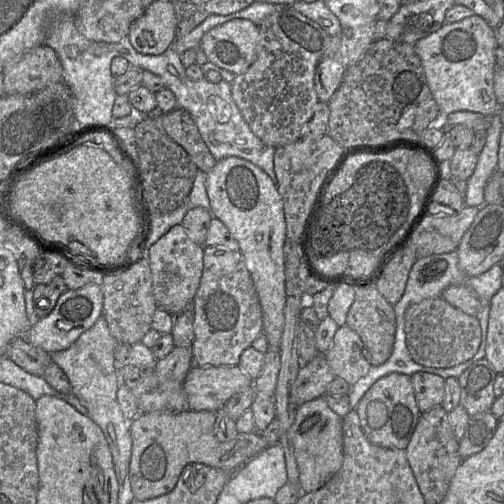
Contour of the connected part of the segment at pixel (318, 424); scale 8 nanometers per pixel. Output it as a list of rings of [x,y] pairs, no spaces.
[[[324,396],[308,401],[296,408],[295,420],[290,428],[296,463],[299,471],[299,488],[311,493],[323,487],[343,464],[342,418],[328,406]]]

